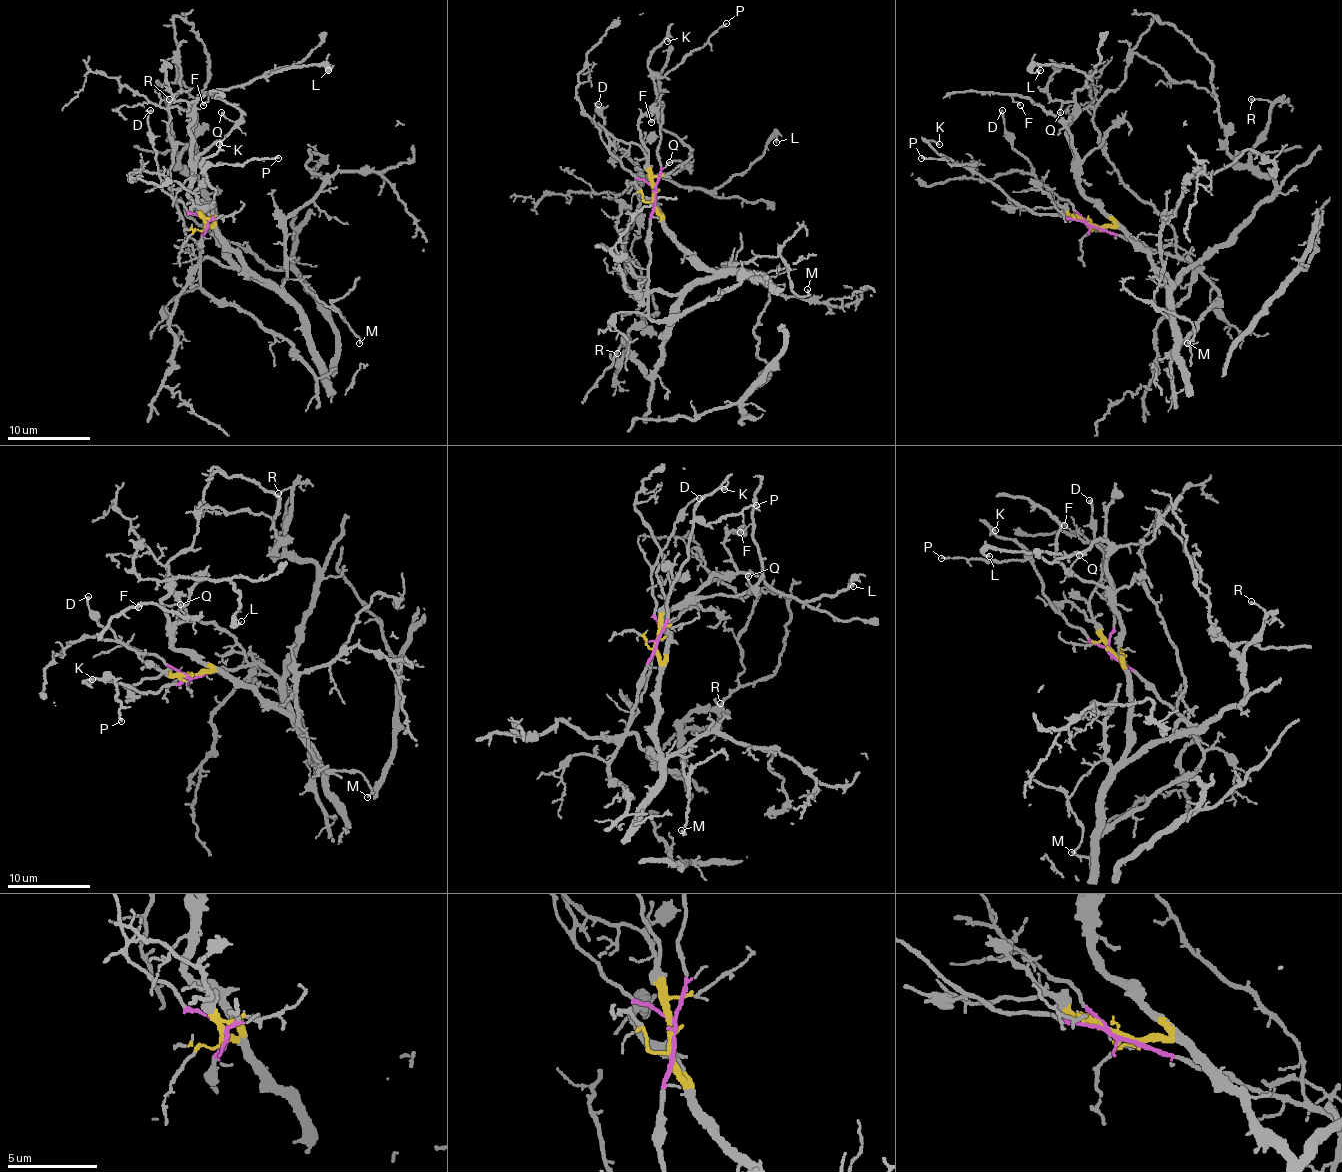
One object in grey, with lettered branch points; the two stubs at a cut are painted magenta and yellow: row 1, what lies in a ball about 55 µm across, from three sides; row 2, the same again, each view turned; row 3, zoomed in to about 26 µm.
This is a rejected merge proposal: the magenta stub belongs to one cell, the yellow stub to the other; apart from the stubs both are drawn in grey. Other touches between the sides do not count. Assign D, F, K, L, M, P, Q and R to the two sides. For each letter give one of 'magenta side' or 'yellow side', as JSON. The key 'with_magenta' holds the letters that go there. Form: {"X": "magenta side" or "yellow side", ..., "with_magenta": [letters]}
{"D": "magenta side", "F": "yellow side", "K": "magenta side", "L": "yellow side", "M": "yellow side", "P": "magenta side", "Q": "yellow side", "R": "yellow side", "with_magenta": ["D", "K", "P"]}

